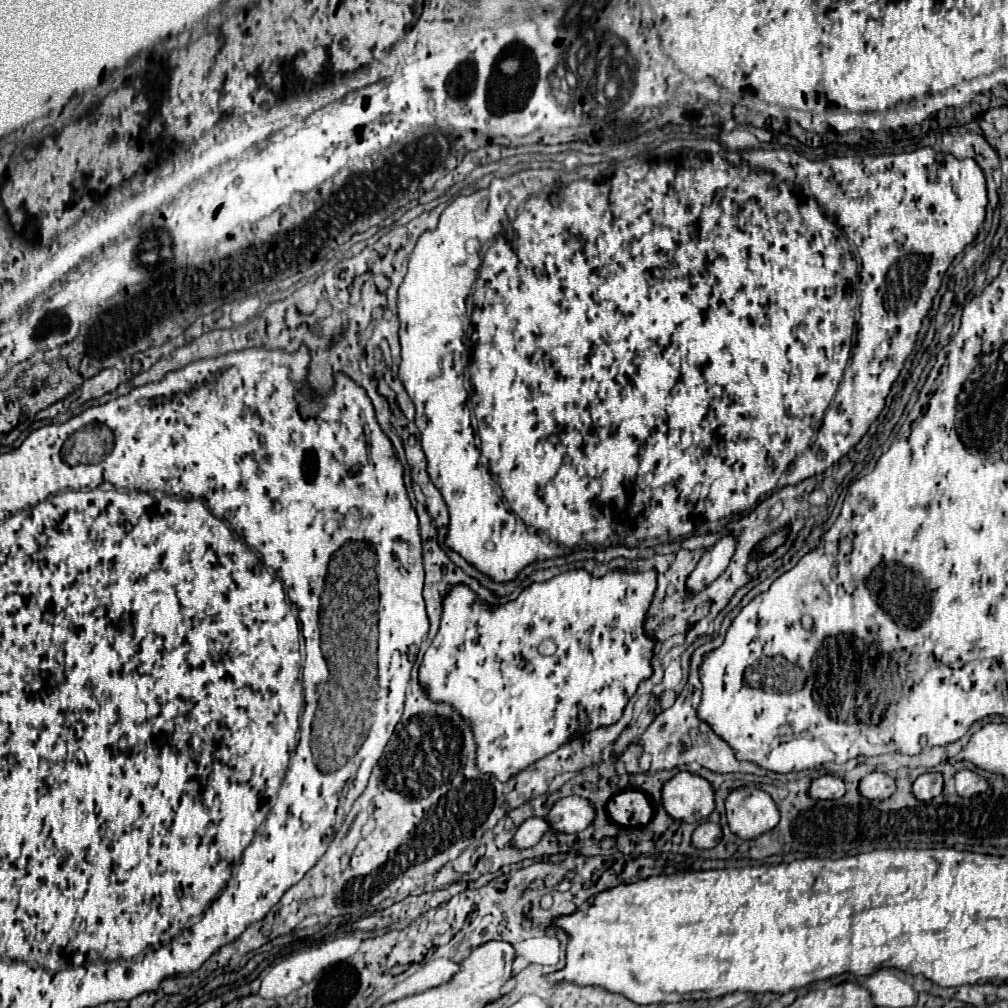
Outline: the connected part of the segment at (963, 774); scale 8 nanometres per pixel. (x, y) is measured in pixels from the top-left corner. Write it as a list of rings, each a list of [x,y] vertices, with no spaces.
[[[968,769],[958,771],[954,779],[956,779],[956,791],[962,797],[972,797],[972,795],[984,793],[988,789],[988,781],[982,775],[968,771]]]

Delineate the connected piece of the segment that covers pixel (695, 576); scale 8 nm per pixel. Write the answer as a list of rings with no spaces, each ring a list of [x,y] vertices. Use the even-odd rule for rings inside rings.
[[[724,537],[720,539],[710,551],[706,551],[692,575],[688,575],[688,595],[696,595],[704,591],[730,563],[730,557],[734,555],[734,537]]]

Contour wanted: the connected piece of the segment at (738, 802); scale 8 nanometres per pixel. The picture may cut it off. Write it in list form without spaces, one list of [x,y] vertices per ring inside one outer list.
[[[756,787],[734,789],[726,799],[730,831],[742,839],[754,839],[780,821],[780,811],[772,797]]]

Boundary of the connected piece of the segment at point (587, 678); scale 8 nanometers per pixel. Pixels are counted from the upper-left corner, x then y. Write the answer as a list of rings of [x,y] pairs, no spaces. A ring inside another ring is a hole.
[[[578,569],[544,583],[532,583],[516,601],[488,607],[486,603],[472,603],[476,595],[470,587],[456,585],[444,597],[440,631],[424,653],[420,683],[428,687],[430,699],[454,705],[462,717],[472,721],[478,743],[478,769],[496,775],[498,781],[508,781],[580,733],[580,723],[612,725],[622,717],[638,683],[652,675],[650,657],[654,641],[644,635],[642,623],[654,589],[656,571],[614,571],[596,579],[588,571]],[[544,639],[552,639],[558,645],[552,657],[538,653],[538,645]]]

